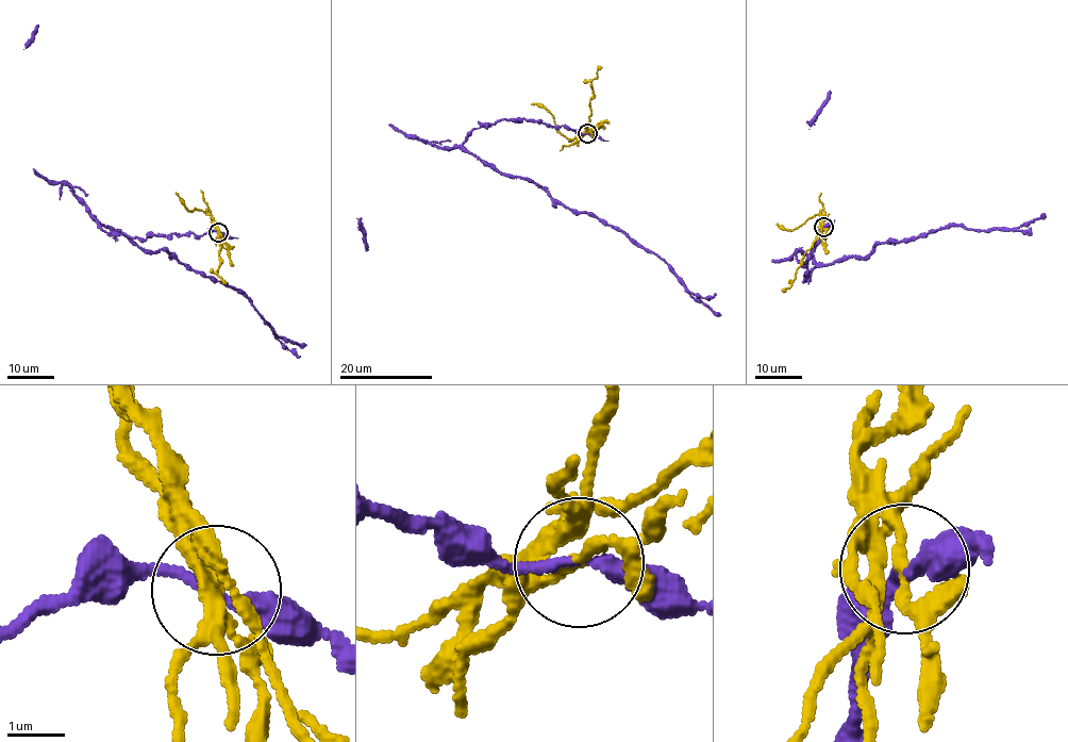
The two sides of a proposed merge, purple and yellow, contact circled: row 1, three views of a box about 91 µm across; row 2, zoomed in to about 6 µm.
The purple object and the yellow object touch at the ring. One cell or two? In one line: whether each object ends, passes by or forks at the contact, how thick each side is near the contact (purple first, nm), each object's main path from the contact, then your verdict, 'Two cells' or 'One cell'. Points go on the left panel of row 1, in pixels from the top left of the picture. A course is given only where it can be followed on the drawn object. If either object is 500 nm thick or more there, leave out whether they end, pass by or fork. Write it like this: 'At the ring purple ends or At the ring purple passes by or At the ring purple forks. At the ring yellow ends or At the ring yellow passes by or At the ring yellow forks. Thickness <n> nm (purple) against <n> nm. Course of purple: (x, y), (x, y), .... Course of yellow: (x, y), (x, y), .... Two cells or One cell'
At the ring purple passes by. At the ring yellow forks. Thickness 190 nm (purple) against 160 nm. Course of purple: (219, 232), (145, 240), (105, 232), (94, 218), (143, 249), (162, 250), (246, 294), (274, 334), (306, 345). Course of yellow: (219, 232), (221, 249), (217, 275), (227, 283). Two cells

